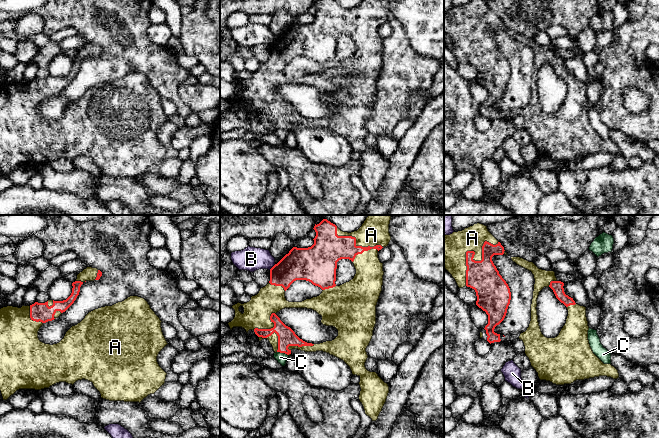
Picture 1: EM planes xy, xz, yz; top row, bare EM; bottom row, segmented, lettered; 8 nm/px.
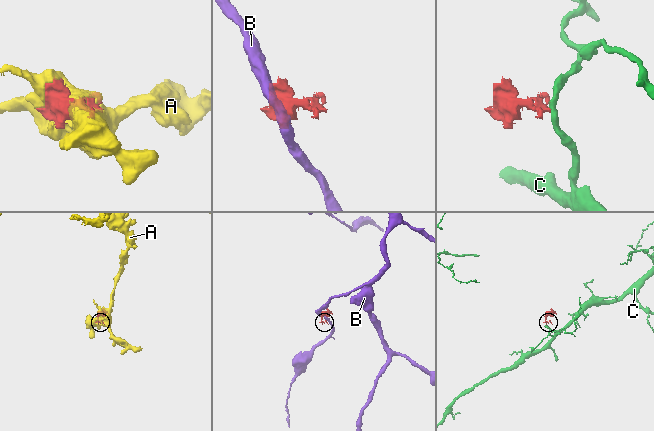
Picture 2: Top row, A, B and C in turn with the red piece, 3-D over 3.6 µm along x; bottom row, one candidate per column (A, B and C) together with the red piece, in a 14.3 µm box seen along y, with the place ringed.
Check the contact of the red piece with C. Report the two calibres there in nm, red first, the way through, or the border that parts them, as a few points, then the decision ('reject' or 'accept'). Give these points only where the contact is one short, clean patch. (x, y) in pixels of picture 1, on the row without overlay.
calibres 140 and 80 nm; border xz (277, 127), (288, 131); reject

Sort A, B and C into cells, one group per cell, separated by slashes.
A / B / C

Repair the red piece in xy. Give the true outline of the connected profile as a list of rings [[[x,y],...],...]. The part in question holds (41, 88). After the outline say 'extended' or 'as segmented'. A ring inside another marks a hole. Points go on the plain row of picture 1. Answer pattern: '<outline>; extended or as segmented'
[[[87,43],[77,51],[76,57],[72,59],[72,69],[66,76],[48,76],[45,79],[35,78],[30,82],[23,81],[21,84],[7,82],[0,85],[0,167],[3,176],[7,176],[19,165],[41,166],[59,158],[73,161],[76,157],[85,155],[93,159],[103,175],[140,179],[164,161],[167,149],[159,142],[157,132],[168,119],[162,108],[162,97],[144,74],[130,72],[112,82],[89,88],[57,120],[45,120],[39,116],[40,103],[58,94],[74,79],[84,58],[99,56],[101,52],[102,48],[97,44]]]; extended

